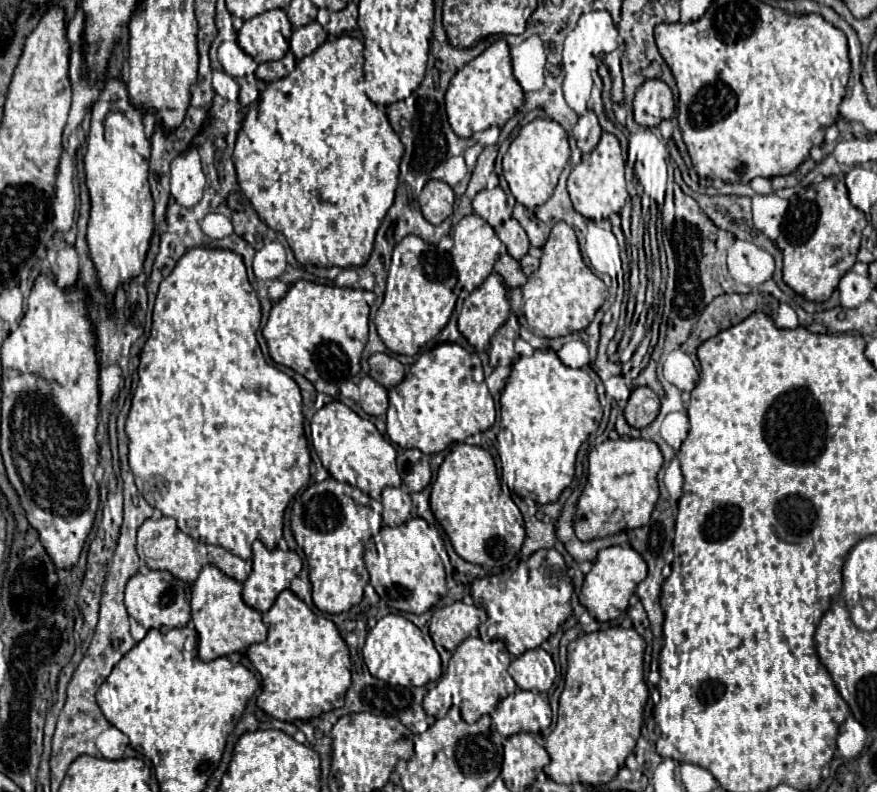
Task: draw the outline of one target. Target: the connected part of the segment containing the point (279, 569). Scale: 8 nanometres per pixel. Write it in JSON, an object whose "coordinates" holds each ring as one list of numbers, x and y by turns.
{"coordinates":[[255,540,251,560,253,570,243,582,243,600,251,608,267,612,277,594,289,588,289,582,301,572,301,558,293,550,267,550]]}

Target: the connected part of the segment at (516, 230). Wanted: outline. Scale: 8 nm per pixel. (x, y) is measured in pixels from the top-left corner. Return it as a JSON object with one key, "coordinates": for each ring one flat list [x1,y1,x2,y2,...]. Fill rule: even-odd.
{"coordinates":[[509,218,501,230,499,230,499,240,507,246,509,254,515,258,515,260,521,260,527,250,529,250,529,238,527,238,527,232,521,228,521,224,515,220,515,218]]}

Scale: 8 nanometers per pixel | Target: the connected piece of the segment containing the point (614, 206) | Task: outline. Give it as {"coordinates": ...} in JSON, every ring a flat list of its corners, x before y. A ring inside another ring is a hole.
{"coordinates":[[603,132,599,144,593,152,585,154,583,160,573,168,567,190,571,196,571,202,579,214,583,214,589,220,605,220,613,212,619,212,627,200,627,184,625,184,625,158,621,152,621,144,615,134]]}

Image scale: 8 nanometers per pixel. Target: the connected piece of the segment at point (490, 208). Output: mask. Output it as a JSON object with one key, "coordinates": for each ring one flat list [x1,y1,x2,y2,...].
{"coordinates":[[499,186,493,190,481,190,473,198,473,210,493,228,501,226,511,216,511,210,507,206,507,196]]}

